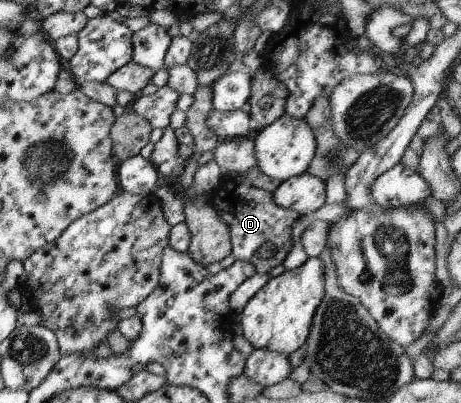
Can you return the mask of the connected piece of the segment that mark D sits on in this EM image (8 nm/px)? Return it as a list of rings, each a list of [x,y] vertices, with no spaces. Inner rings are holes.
[[[223,174],[222,180],[208,195],[209,204],[218,215],[218,219],[228,227],[231,241],[231,254],[235,260],[242,260],[254,266],[255,273],[266,274],[272,267],[281,265],[284,257],[292,248],[296,234],[292,231],[292,223],[300,217],[296,211],[278,207],[272,201],[270,191],[264,191],[258,187],[252,187],[242,174]],[[262,243],[272,243],[276,253],[268,259],[258,257],[256,249]]]

